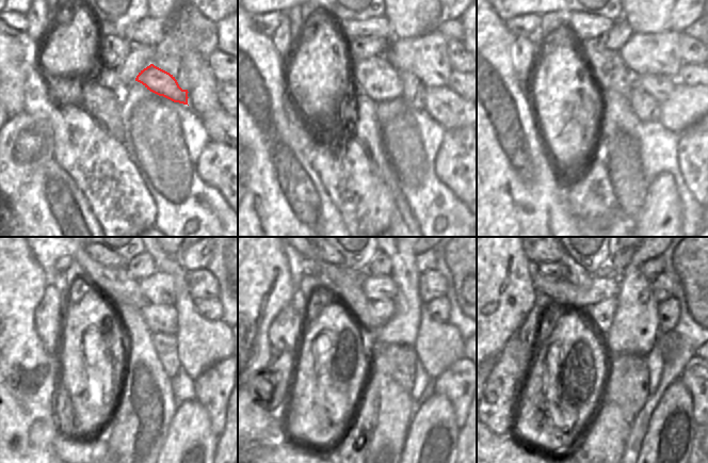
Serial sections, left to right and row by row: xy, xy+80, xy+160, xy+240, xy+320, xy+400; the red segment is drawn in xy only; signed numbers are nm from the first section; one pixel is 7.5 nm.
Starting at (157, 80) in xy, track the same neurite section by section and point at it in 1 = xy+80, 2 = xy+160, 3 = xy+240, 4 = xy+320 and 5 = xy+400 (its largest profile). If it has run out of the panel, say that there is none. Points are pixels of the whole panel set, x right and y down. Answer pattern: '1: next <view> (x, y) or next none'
1: next xy+80 (377, 78)
2: next xy+160 (608, 69)
3: next xy+240 (99, 277)
4: next xy+320 (332, 272)
5: next none

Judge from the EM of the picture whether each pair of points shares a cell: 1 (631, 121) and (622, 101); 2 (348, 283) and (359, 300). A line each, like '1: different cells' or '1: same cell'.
1: same cell
2: same cell

